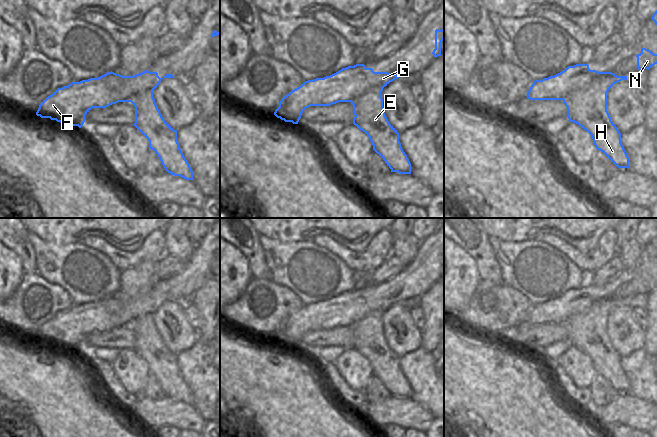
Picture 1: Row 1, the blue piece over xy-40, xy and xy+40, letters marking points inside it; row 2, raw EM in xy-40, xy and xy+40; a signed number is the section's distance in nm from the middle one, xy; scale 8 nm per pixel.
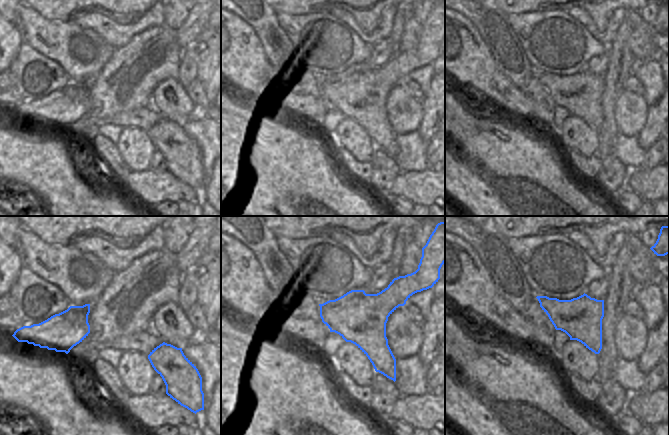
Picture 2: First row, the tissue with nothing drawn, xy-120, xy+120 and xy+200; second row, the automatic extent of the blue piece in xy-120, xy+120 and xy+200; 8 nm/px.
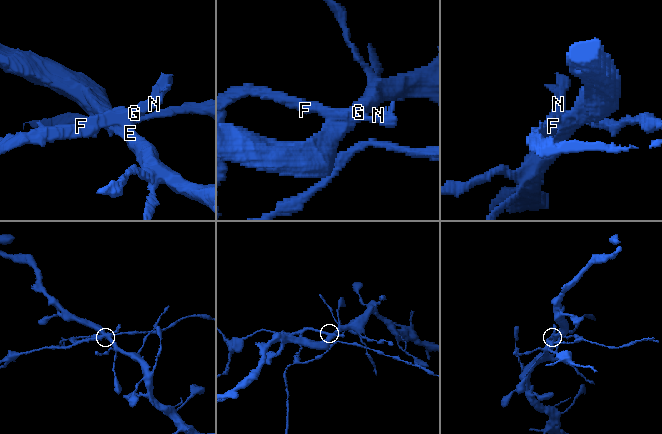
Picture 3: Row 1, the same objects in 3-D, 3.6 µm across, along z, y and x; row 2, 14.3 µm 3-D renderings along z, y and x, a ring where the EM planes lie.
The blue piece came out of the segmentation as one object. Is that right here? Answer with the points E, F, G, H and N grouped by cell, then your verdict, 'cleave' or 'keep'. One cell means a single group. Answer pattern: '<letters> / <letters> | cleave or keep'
E H N / F G | cleave

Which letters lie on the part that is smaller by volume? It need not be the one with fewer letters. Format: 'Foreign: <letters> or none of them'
Foreign: F, G

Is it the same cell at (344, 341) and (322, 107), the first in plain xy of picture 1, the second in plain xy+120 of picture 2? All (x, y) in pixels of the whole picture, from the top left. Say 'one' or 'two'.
one

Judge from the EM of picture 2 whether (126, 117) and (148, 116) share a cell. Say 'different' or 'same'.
same

